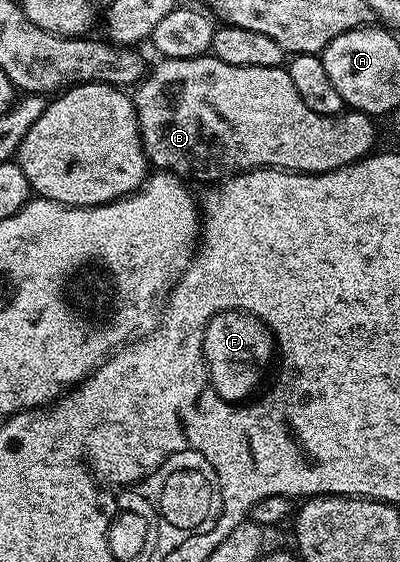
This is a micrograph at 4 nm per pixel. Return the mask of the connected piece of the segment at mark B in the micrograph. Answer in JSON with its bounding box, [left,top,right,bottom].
[133,53,375,185]

